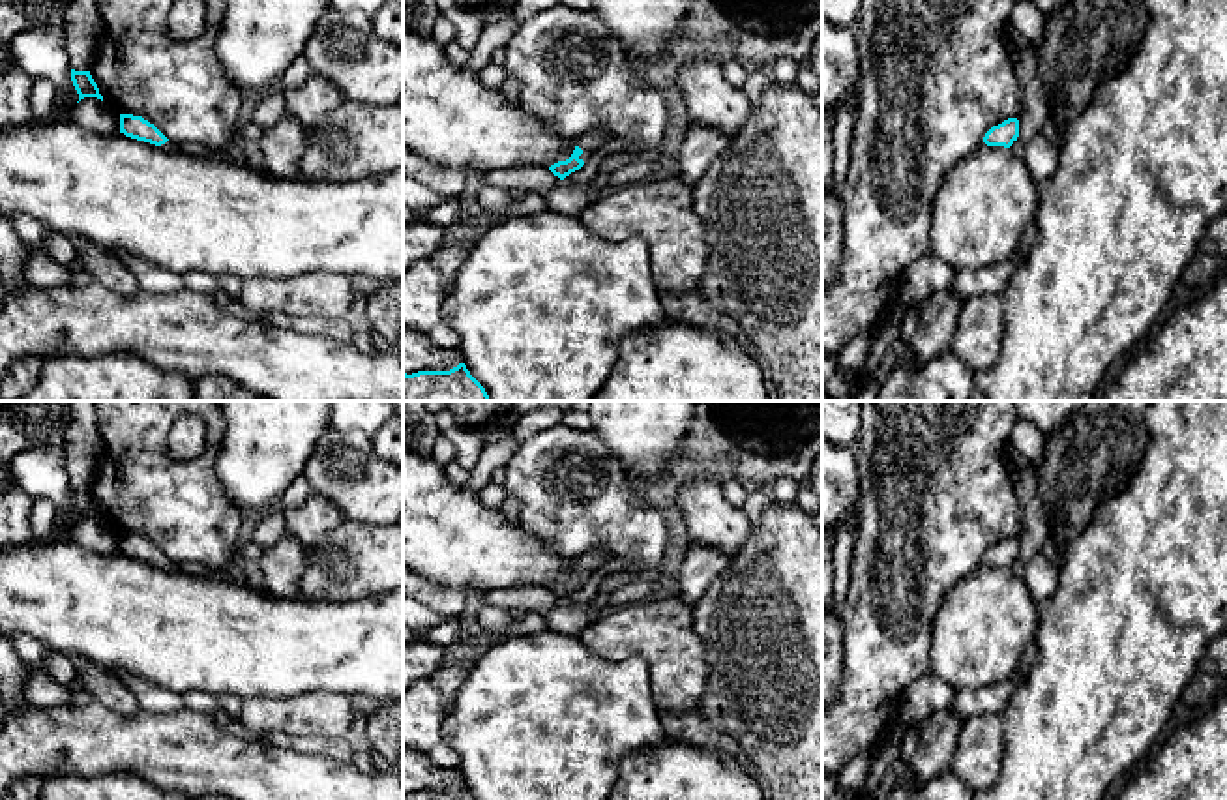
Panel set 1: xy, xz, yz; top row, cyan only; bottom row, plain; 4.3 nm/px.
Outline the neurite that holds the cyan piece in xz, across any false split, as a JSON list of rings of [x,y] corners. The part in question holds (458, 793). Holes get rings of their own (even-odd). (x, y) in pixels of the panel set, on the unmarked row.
[[[465,783],[450,791],[418,791],[412,794],[403,793],[403,800],[476,800]]]

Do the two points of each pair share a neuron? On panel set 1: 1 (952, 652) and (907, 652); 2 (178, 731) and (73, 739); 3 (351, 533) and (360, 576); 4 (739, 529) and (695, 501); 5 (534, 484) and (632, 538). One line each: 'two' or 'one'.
1: two
2: one
3: one
4: one
5: one

